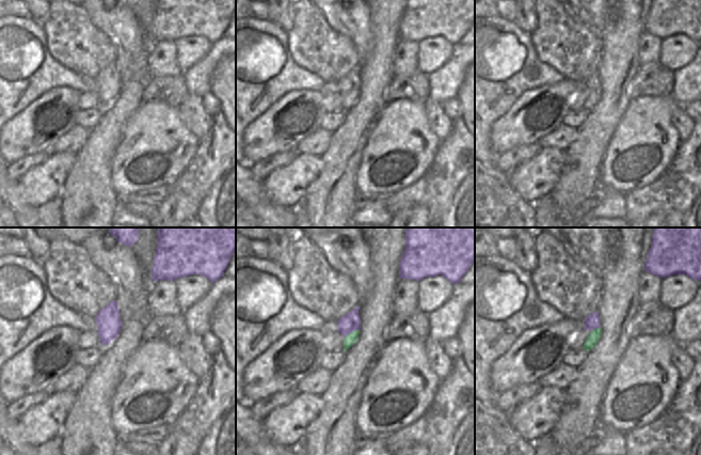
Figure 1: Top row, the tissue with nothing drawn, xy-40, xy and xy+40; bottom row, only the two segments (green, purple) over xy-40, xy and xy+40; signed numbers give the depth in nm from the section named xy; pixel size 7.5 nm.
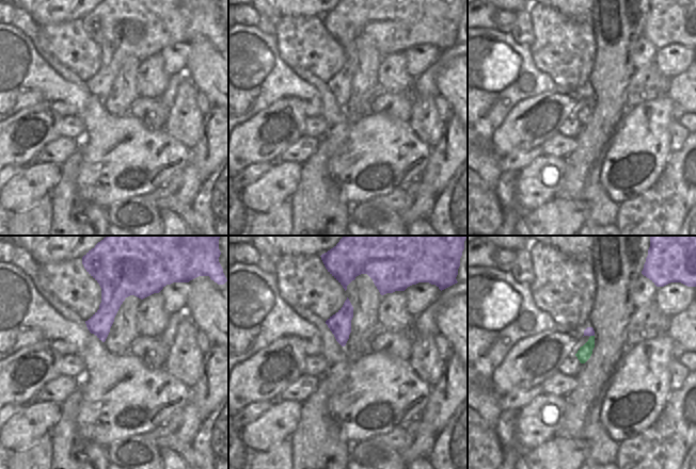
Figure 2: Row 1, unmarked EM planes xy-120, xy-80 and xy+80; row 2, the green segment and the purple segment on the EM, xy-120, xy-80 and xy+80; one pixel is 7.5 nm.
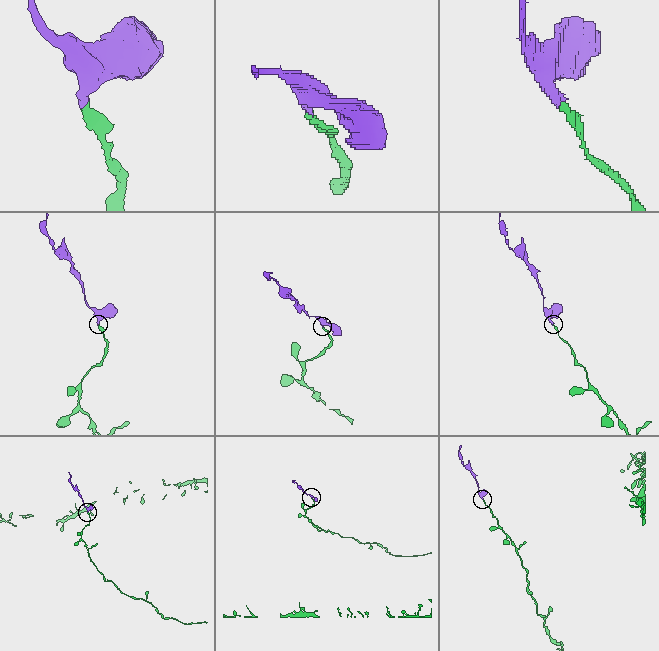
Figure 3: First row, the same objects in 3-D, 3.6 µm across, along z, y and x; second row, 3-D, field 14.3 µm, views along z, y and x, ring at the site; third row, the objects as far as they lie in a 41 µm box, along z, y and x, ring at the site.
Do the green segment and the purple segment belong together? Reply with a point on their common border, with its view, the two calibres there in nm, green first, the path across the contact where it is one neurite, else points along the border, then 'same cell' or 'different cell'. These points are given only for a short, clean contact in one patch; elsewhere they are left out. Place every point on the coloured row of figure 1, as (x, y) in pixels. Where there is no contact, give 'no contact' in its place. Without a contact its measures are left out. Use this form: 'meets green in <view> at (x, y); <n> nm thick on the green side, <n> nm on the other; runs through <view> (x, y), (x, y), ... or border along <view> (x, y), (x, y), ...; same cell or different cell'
meets green in xy at (351, 332); 80 nm thick on the green side, 140 nm on the other; runs through xy (350, 339), (351, 332), (351, 322); same cell

